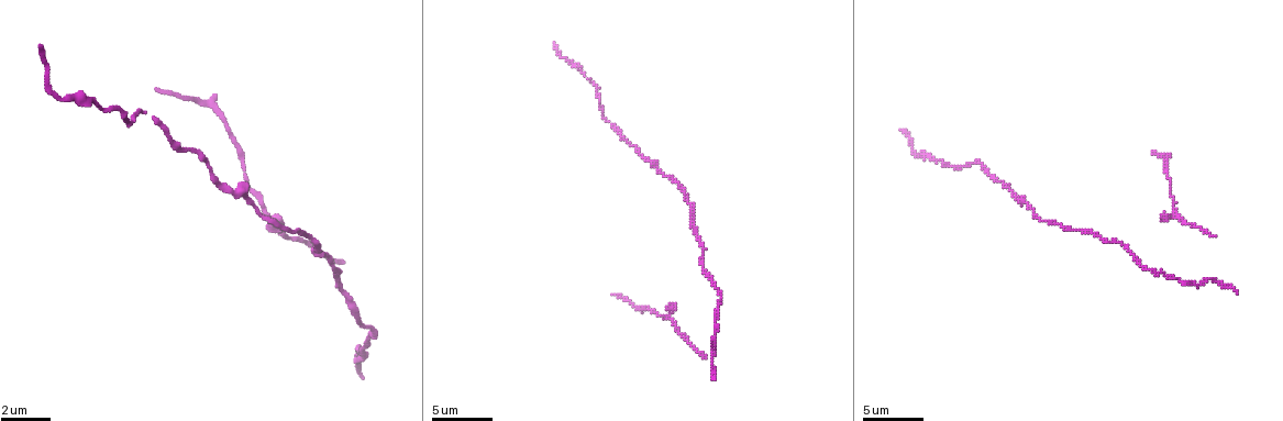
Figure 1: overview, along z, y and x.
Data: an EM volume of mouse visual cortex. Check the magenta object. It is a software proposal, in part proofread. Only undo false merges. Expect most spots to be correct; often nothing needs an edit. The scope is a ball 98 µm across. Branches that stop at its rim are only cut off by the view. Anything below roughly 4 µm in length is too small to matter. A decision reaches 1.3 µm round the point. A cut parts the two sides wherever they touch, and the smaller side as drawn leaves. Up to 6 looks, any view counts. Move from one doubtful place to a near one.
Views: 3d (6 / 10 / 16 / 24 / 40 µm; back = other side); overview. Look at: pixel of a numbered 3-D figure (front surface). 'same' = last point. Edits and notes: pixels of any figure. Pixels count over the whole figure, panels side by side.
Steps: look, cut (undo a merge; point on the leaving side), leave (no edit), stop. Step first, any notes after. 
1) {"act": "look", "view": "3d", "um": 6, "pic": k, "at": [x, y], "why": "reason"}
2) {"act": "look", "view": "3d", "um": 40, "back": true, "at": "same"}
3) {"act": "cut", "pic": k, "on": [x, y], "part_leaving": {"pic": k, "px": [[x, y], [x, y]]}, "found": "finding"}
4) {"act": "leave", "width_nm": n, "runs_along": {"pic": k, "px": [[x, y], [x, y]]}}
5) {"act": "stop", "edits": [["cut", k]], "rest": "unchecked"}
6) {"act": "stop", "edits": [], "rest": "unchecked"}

{"act": "look", "view": "3d", "um": 6, "pic": 1, "at": [965, 165], "why": "sudden change in width"}

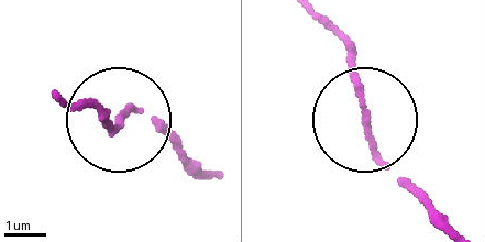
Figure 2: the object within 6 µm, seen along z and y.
{"act": "look", "view": "3d", "um": 6, "back": true, "pic": 2, "at": [121, 123]}

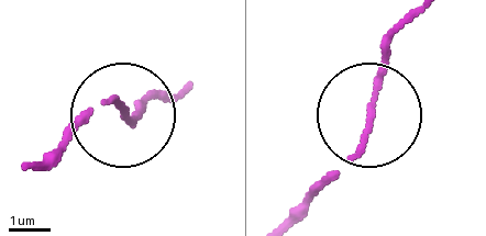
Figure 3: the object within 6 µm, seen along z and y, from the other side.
{"act": "leave", "runs_along": {"pic": 3, "px": [[293, 212], [363, 138], [395, 26]]}, "found": "one neuron here"}

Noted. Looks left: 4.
{"act": "look", "view": "3d", "um": 10, "pic": 1, "at": [643, 156]}

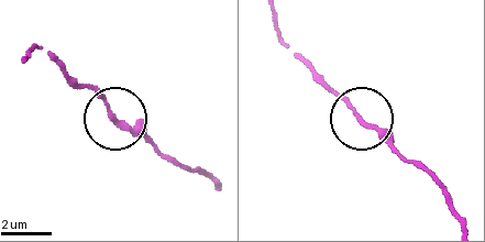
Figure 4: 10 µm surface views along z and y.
{"act": "leave", "width_nm": 200, "runs_along": {"pic": 4, "px": [[220, 188], [119, 124], [64, 70]]}, "found": "continuous, no second neuron"}

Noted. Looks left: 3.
{"act": "look", "view": "3d", "um": 10, "pic": 1, "at": [712, 285], "why": "calibre changes"}

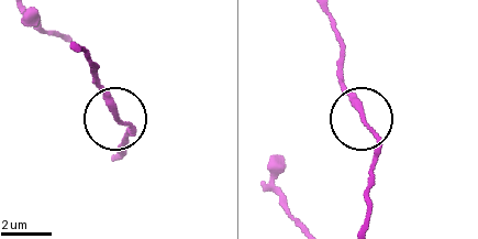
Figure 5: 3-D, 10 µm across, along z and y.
{"act": "look", "view": "3d", "um": 10, "back": true, "pic": 5, "at": [116, 117], "why": "other side"}

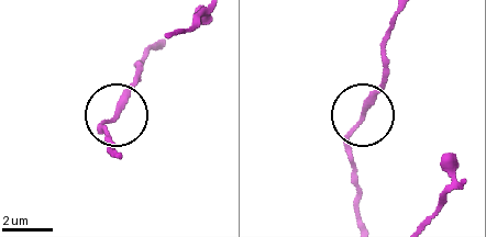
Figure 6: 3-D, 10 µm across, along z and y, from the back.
{"act": "leave", "width_nm": 180, "runs_along": {"pic": 6, "px": [[384, 69], [379, 92], [346, 149], [353, 166]]}, "found": "all the same neuron"}

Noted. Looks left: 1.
{"act": "stop", "edits": [], "rest": "unchecked"}

